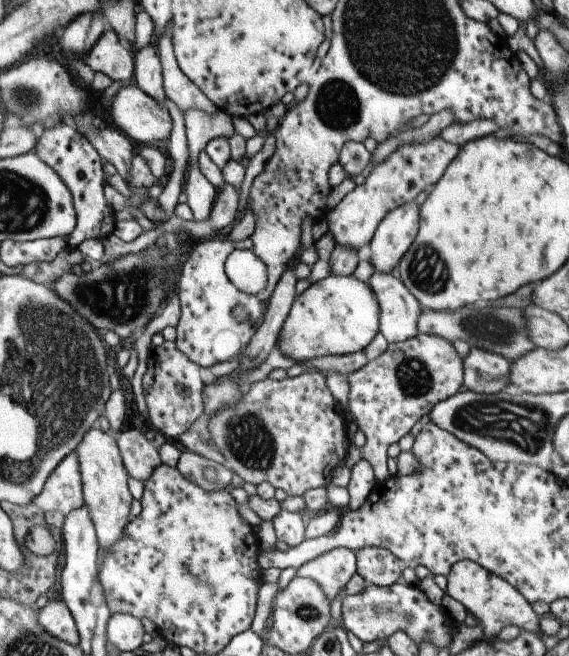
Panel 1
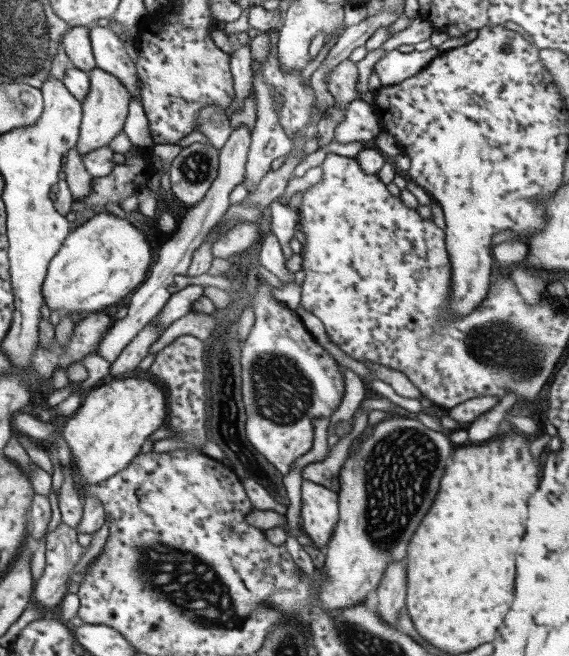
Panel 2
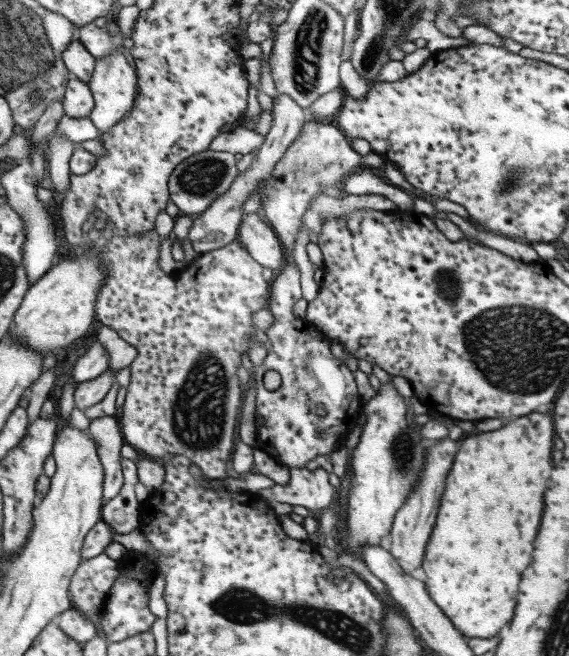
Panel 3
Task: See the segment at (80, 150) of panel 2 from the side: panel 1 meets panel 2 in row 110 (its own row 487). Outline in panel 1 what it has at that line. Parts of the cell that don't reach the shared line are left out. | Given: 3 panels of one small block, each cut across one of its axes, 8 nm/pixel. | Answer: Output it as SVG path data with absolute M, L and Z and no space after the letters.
M96 425L85 431L73 452L78 462L83 505L92 520L98 546L105 552L117 542L128 521L132 499L128 491L128 474L123 466L115 436L109 431L102 431Z

